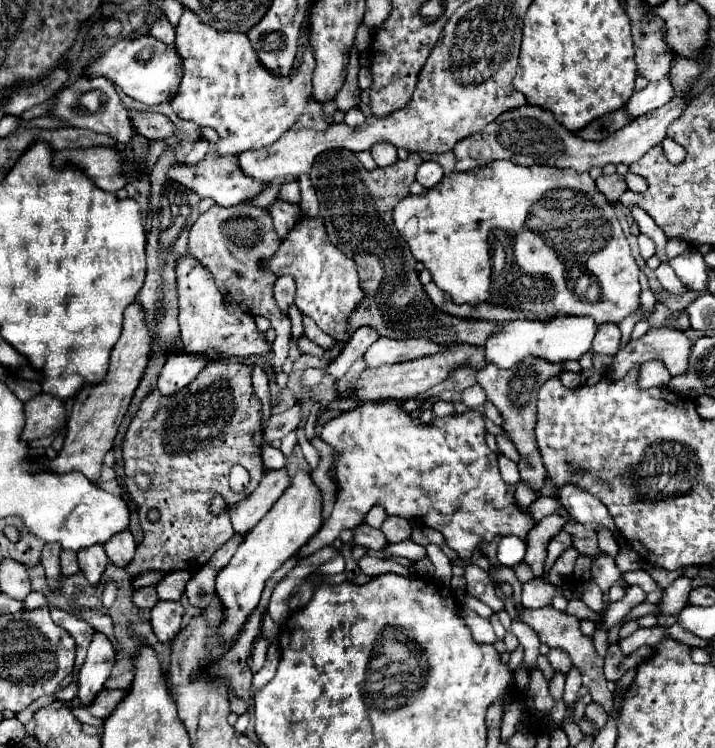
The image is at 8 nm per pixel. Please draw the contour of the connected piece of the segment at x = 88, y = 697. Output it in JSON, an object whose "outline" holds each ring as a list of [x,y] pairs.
{"outline":[[[95,632],[92,643],[88,647],[88,655],[78,675],[80,703],[90,703],[92,699],[96,699],[96,695],[104,689],[104,683],[108,681],[114,669],[114,661],[116,661],[116,653],[110,639],[104,633]]]}

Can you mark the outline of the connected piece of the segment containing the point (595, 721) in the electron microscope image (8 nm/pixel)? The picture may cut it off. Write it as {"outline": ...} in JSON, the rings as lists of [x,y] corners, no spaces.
{"outline":[[[590,703],[590,705],[586,705],[586,719],[588,719],[596,729],[602,729],[602,727],[606,725],[606,721],[608,721],[608,715],[604,713],[604,709],[602,709],[600,705]]]}

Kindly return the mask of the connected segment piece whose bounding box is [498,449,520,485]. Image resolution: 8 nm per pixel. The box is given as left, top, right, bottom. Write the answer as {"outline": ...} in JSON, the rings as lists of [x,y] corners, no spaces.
{"outline":[[[498,449],[498,461],[500,461],[500,473],[502,473],[502,479],[510,485],[518,483],[520,481],[520,473],[518,473],[518,465],[514,461],[510,461],[508,457],[504,457],[504,453]]]}

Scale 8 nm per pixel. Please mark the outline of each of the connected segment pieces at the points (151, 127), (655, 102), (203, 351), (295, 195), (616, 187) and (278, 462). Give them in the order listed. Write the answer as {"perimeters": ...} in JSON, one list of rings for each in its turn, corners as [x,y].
{"perimeters":[[[[130,111],[132,127],[144,135],[146,139],[164,139],[174,137],[174,123],[160,113],[146,113],[146,111]]],[[[666,75],[664,79],[660,79],[660,83],[650,83],[650,87],[634,93],[624,109],[630,115],[640,117],[652,109],[664,107],[668,101],[672,101],[672,97],[676,97],[676,89],[670,83],[670,75]]],[[[186,255],[176,265],[178,277],[178,299],[180,299],[180,339],[184,353],[206,355],[208,359],[248,359],[252,355],[266,355],[272,345],[266,341],[266,335],[256,327],[252,315],[244,313],[236,305],[226,305],[218,287],[214,285],[212,275],[202,267],[192,255]]],[[[290,181],[290,183],[284,183],[276,195],[276,199],[280,201],[286,201],[286,203],[294,203],[298,205],[300,203],[300,187],[298,187],[298,181]]],[[[614,173],[614,175],[600,175],[600,177],[596,179],[596,187],[598,187],[598,191],[604,193],[606,199],[612,201],[612,203],[618,201],[618,197],[628,189],[624,175],[618,175],[618,173]]],[[[268,445],[268,447],[262,451],[262,459],[264,459],[264,463],[266,463],[270,469],[282,469],[282,467],[286,465],[284,455],[282,455],[278,449],[274,449],[272,445]]]]}

